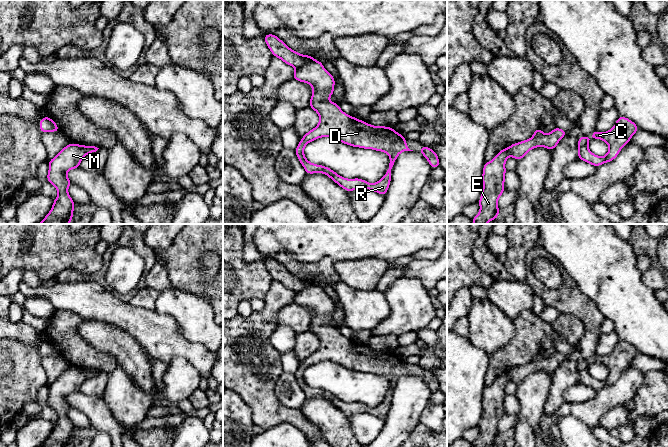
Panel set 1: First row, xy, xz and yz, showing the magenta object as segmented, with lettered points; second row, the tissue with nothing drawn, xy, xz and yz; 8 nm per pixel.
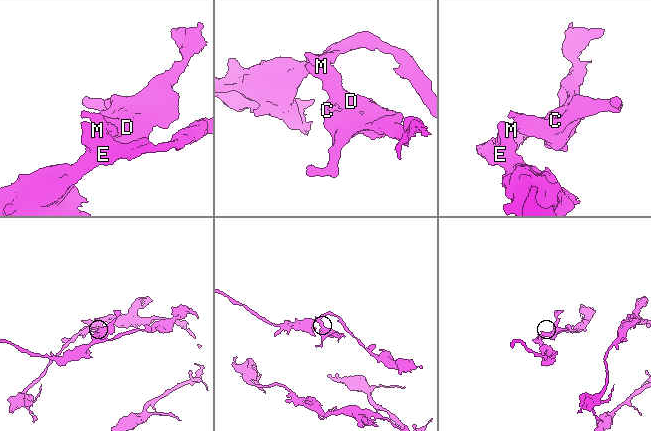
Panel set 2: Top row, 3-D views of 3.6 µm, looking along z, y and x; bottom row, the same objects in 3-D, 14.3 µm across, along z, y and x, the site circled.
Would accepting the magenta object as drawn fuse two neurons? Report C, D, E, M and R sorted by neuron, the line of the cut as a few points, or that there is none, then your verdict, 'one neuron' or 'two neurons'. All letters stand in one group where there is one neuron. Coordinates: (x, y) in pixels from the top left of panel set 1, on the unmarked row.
groups C D R / E M; cut xz (313, 283), (296, 293); two neurons

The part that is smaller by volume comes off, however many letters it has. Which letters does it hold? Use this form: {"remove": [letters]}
{"remove": ["C", "D", "R"]}

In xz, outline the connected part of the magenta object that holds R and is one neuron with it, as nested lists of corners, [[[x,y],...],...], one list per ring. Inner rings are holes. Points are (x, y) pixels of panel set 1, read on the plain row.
[[[313,284],[297,292],[293,303],[312,310],[309,330],[319,339],[318,349],[302,361],[295,373],[306,398],[323,397],[345,415],[369,413],[385,420],[391,406],[391,393],[398,379],[404,375],[413,375],[408,372],[405,360],[391,351],[365,347],[343,336],[336,326],[330,326],[335,302],[324,292],[322,286]],[[322,361],[330,361],[352,371],[385,376],[390,382],[389,393],[378,406],[368,407],[360,402],[344,402],[324,389],[311,387],[304,379],[304,372],[309,366]]]

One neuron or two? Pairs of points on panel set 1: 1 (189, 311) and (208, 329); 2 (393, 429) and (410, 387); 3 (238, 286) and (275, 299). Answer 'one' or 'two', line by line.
1: one
2: one
3: two

